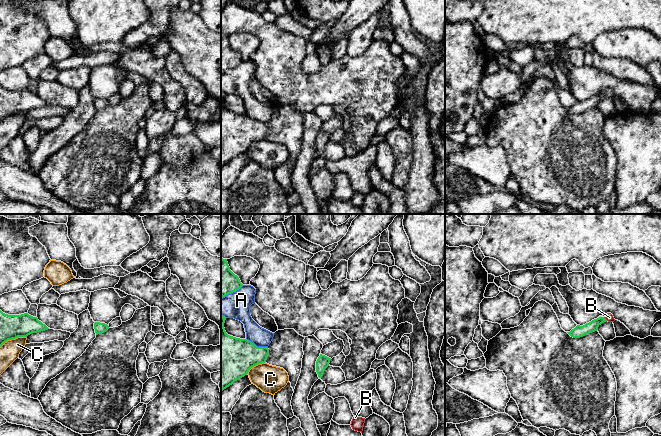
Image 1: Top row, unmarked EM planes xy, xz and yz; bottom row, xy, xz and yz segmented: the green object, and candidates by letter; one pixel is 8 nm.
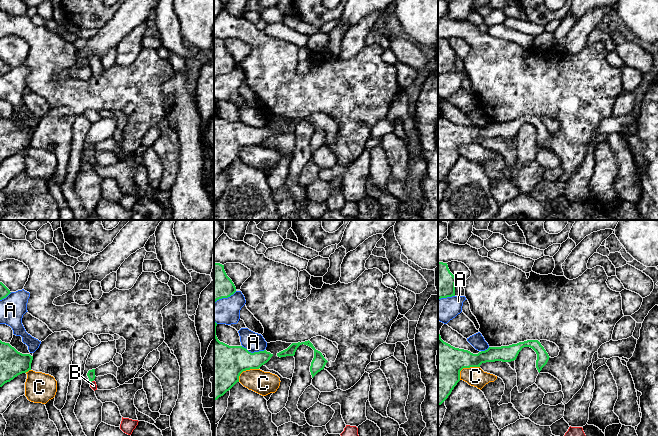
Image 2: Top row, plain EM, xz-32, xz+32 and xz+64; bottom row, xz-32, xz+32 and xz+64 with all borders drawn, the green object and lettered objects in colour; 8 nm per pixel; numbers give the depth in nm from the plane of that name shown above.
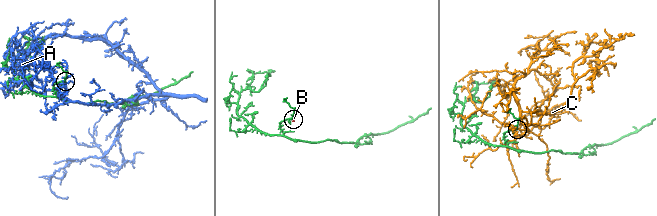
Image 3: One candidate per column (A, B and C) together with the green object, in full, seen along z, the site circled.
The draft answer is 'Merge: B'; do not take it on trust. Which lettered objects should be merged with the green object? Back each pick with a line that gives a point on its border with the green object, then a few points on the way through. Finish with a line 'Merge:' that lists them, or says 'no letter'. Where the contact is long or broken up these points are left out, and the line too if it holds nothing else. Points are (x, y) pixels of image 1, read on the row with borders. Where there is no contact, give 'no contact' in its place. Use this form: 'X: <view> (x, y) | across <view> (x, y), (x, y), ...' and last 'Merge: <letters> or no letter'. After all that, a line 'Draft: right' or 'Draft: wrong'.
B: yz (604, 318) | across yz (579, 331), (591, 327), (604, 318), (609, 317)
Merge: B
Draft: right

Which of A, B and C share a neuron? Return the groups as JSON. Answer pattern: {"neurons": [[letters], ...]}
{"neurons": [["A"], ["B"], ["C"]]}

